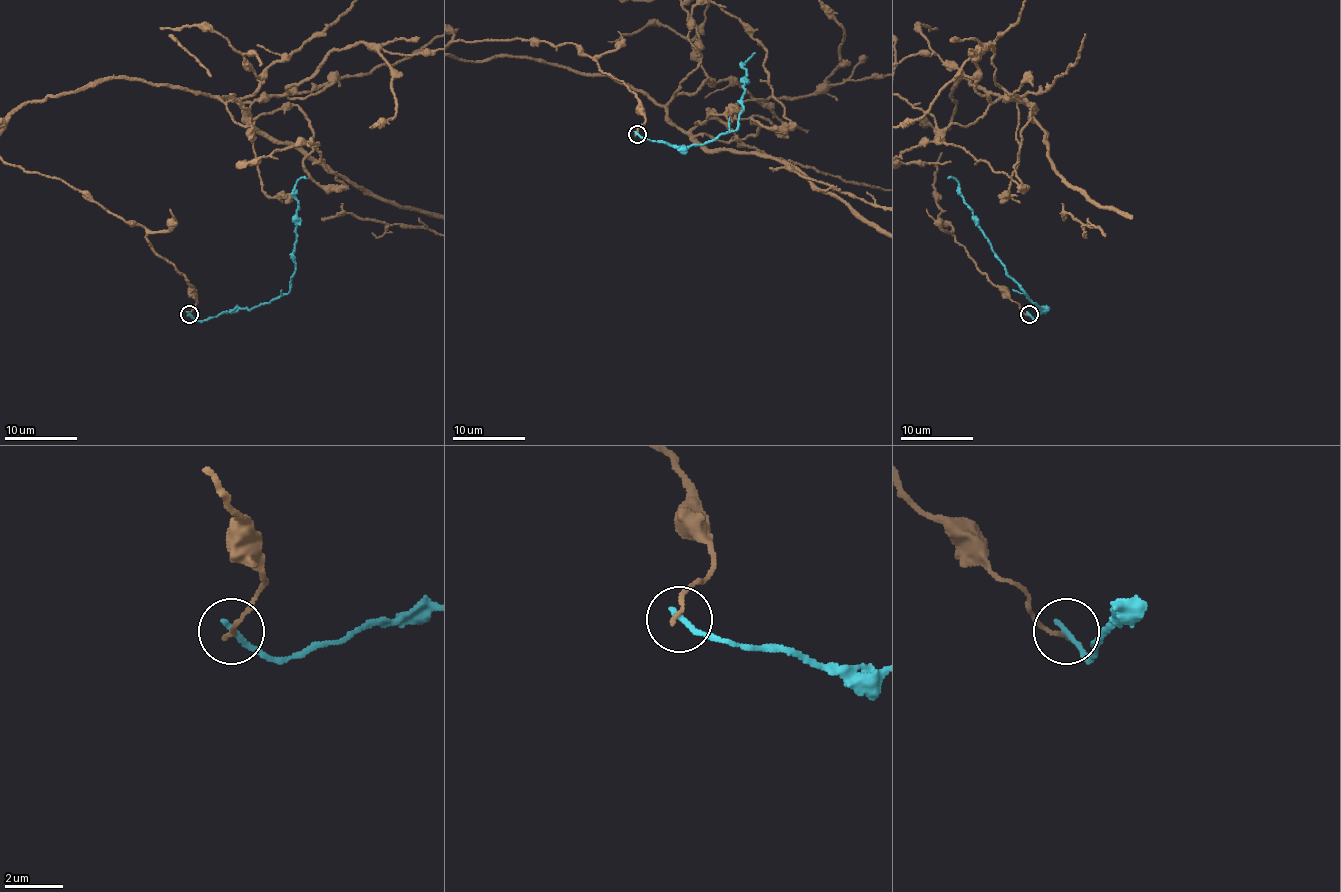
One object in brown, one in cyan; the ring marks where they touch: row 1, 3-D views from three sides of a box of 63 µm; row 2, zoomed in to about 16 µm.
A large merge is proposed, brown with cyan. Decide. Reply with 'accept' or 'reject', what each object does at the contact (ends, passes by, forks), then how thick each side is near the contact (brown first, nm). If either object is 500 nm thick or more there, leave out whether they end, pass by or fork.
reject | brown ends | cyan ends | 140/220 nm

